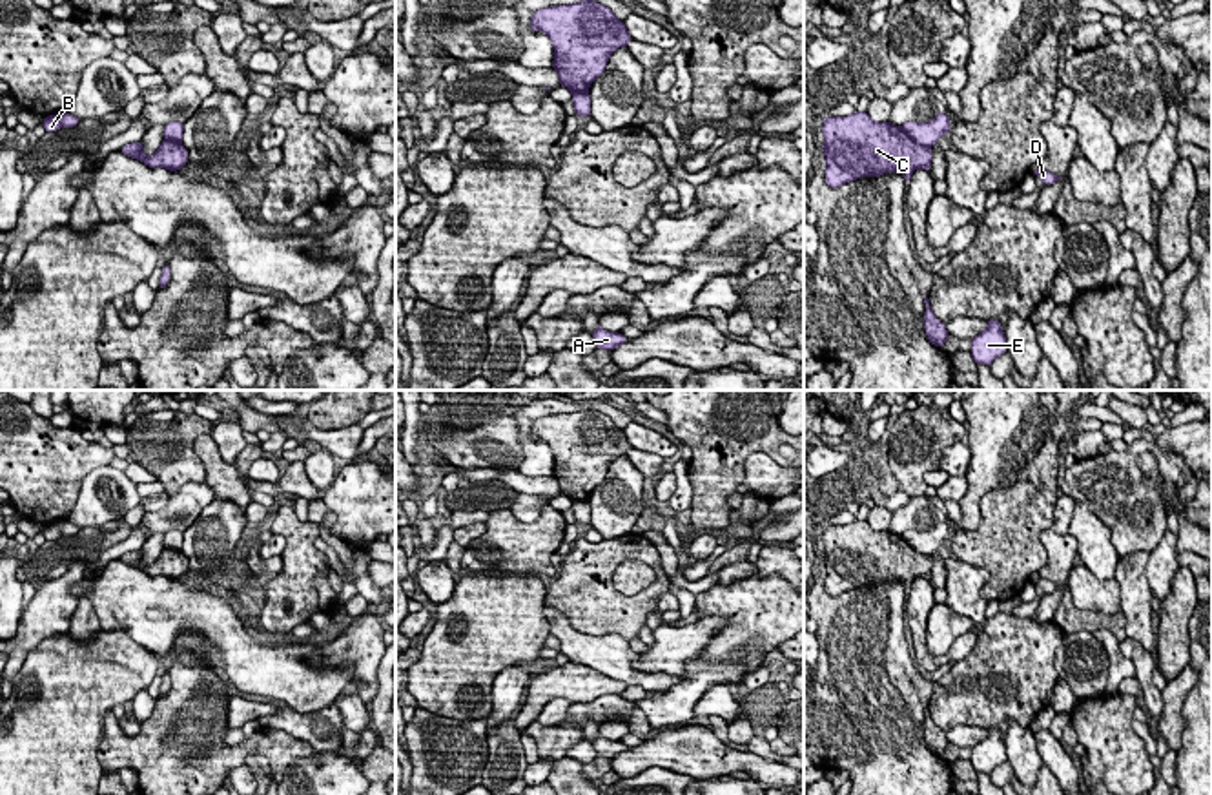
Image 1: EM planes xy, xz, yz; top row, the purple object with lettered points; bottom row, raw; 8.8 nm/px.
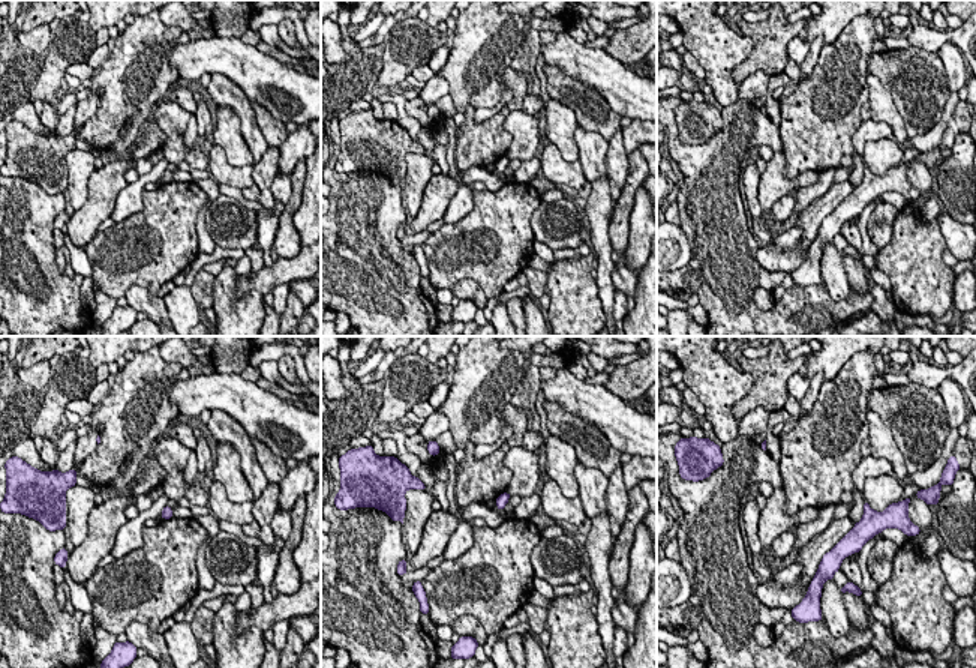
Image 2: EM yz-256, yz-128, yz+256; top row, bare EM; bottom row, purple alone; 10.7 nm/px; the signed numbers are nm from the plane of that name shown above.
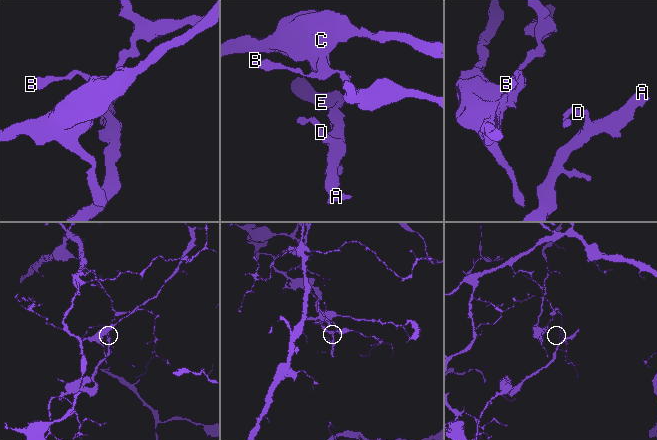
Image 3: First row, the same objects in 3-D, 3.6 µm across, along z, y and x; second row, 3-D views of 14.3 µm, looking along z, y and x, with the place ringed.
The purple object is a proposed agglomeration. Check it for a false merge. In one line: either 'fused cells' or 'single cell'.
fused cells

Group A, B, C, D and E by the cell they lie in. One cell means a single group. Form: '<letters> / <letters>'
A B D E / C

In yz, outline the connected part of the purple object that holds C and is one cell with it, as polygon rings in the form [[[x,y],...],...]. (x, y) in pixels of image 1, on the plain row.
[[[868,520],[827,523],[822,534],[826,593],[838,596],[860,585],[902,580],[909,591],[919,576],[931,580],[933,562],[891,531],[875,531]]]

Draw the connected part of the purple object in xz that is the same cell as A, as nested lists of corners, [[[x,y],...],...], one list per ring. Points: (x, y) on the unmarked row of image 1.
[[[600,733],[592,740],[592,746],[596,749],[596,755],[601,759],[614,759],[616,755],[627,751],[629,748],[618,740],[607,740]]]

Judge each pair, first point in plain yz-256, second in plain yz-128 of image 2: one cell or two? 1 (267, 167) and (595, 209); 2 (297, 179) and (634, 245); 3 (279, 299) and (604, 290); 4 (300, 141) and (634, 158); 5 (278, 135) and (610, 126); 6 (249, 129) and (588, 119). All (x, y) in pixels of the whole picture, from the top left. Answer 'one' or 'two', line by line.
1: one
2: two
3: two
4: two
5: one
6: two

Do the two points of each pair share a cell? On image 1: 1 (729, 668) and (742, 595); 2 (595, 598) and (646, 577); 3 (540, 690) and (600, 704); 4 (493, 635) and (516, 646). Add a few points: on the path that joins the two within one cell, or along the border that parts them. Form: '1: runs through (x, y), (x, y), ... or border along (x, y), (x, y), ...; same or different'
1: runs through (737, 650), (742, 644), (742, 613); same
2: border along (657, 573), (640, 560), (624, 560), (611, 582); different
3: border along (618, 693), (604, 693), (591, 701), (573, 702); different
4: runs through (498, 635), (505, 635), (511, 640); same

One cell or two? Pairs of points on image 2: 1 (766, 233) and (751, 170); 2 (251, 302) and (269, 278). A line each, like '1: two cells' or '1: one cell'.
1: one cell
2: two cells

